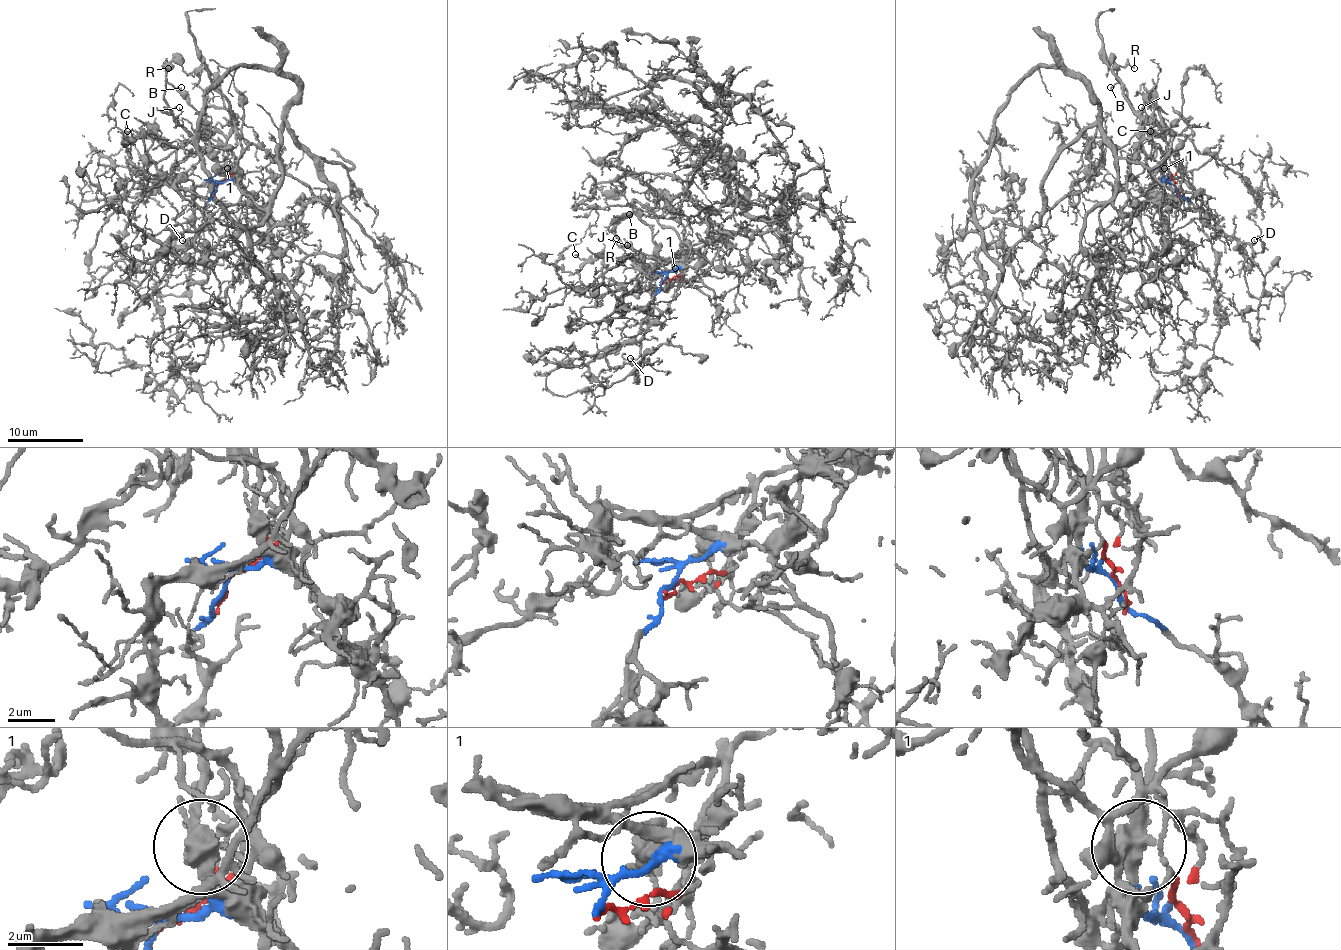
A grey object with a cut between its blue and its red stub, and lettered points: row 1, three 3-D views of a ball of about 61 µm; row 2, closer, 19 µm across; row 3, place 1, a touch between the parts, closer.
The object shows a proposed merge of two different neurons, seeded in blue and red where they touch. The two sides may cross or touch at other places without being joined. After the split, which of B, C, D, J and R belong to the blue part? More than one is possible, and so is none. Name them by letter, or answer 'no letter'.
C, D

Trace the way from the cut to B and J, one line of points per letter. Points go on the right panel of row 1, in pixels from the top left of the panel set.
B: (1176, 188), (1168, 171), (1170, 161), (1151, 139), (1121, 86), (1117, 82), (1110, 88)
J: (1176, 188), (1168, 171), (1170, 161), (1151, 139), (1142, 120), (1142, 107)

